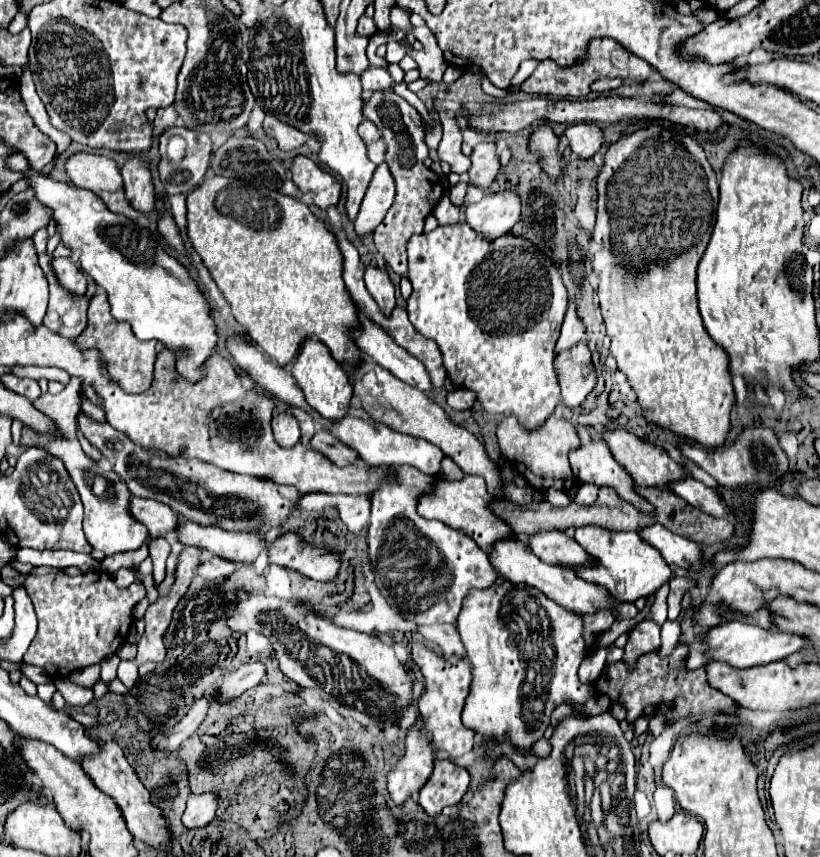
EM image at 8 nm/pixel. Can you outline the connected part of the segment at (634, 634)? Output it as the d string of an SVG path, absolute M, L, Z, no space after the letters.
M642 620L630 630L630 638L624 648L625 663L632 670L635 668L636 660L644 652L653 652L658 648L660 648L660 626L654 620Z

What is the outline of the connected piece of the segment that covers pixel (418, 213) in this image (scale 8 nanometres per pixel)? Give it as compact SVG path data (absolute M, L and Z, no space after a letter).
M378 90L370 94L370 100L364 102L362 108L364 118L372 120L386 142L386 162L390 166L390 172L396 180L396 200L384 220L374 230L374 244L378 252L384 256L386 264L402 276L406 272L406 242L414 234L422 234L424 230L424 218L434 210L440 196L444 194L442 180L424 166L424 160L428 158L428 146L424 142L426 124L422 116L412 108L404 98L400 98L394 90Z

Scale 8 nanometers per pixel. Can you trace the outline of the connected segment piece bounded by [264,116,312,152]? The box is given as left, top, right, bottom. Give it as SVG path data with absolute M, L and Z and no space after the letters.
M266 116L264 120L264 130L268 136L272 136L276 142L278 142L278 148L288 152L288 150L294 150L294 148L300 148L302 144L306 144L306 140L312 136L312 134L304 134L300 132L298 128L290 126L290 124L284 124L280 120L276 120L274 116Z

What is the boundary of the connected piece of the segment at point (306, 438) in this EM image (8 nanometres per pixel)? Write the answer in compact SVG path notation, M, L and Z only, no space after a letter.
M290 408L290 412L296 416L296 420L300 422L300 430L302 430L302 444L308 444L310 442L310 438L314 436L314 420L312 420L312 416L308 414L308 412L304 412L304 410L300 410L300 408Z

